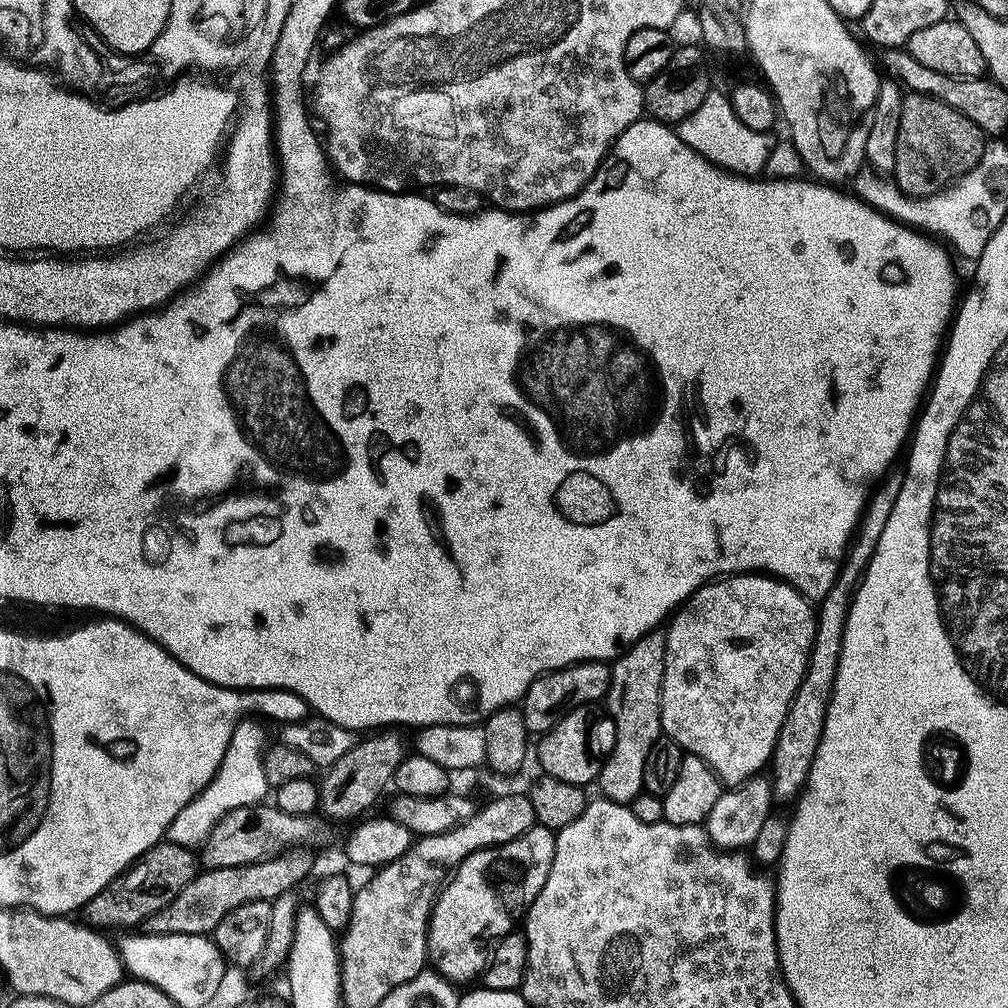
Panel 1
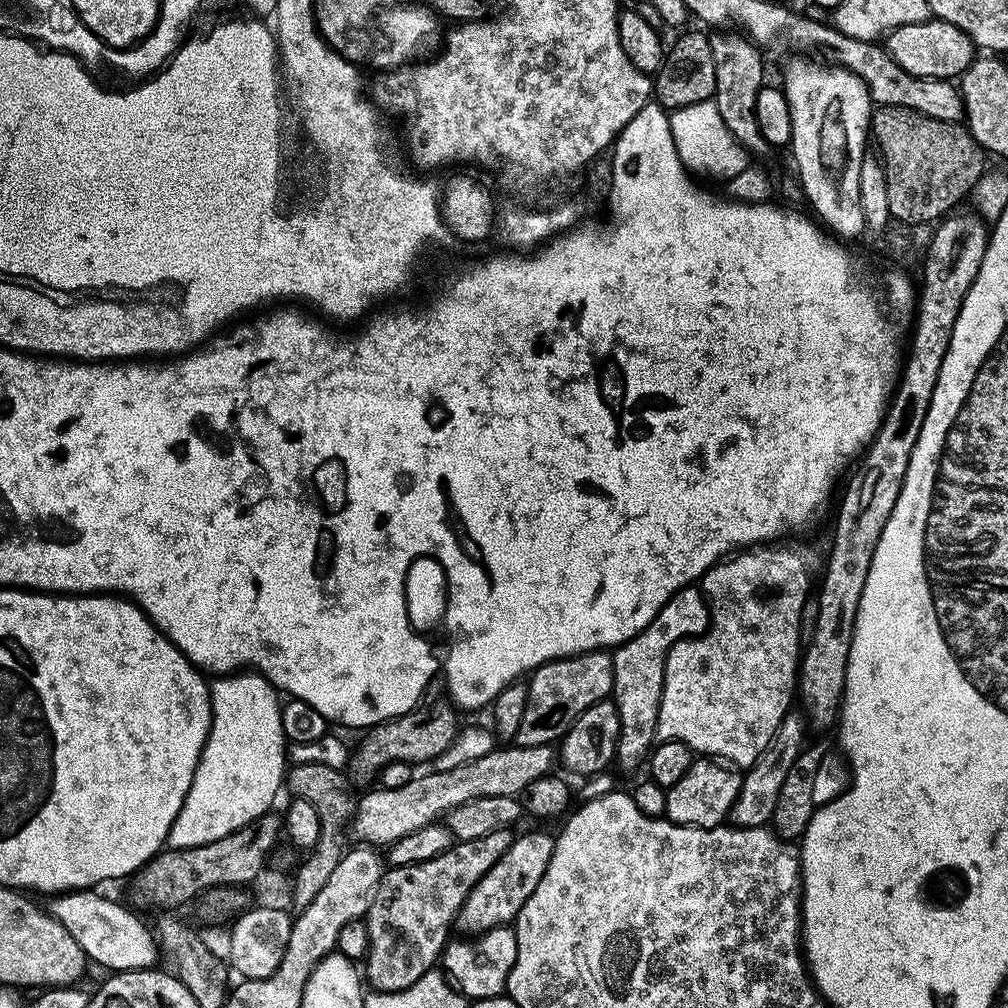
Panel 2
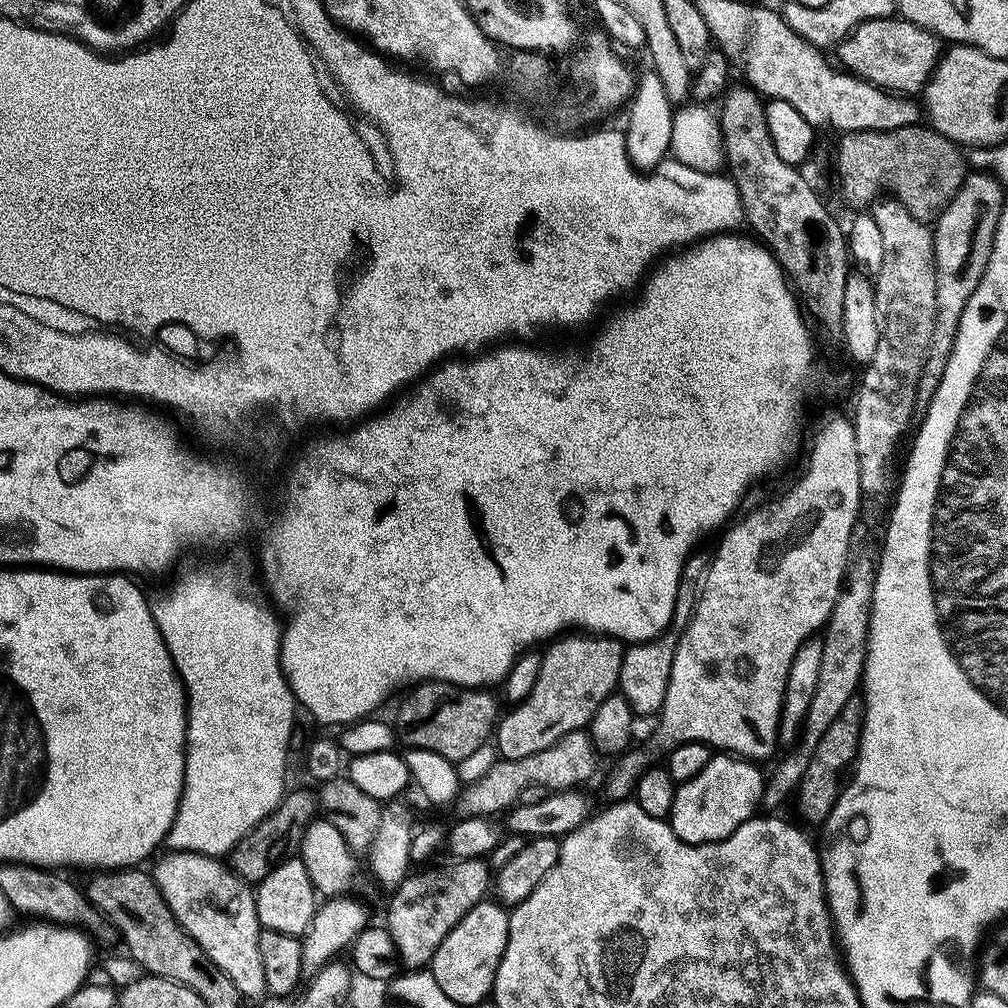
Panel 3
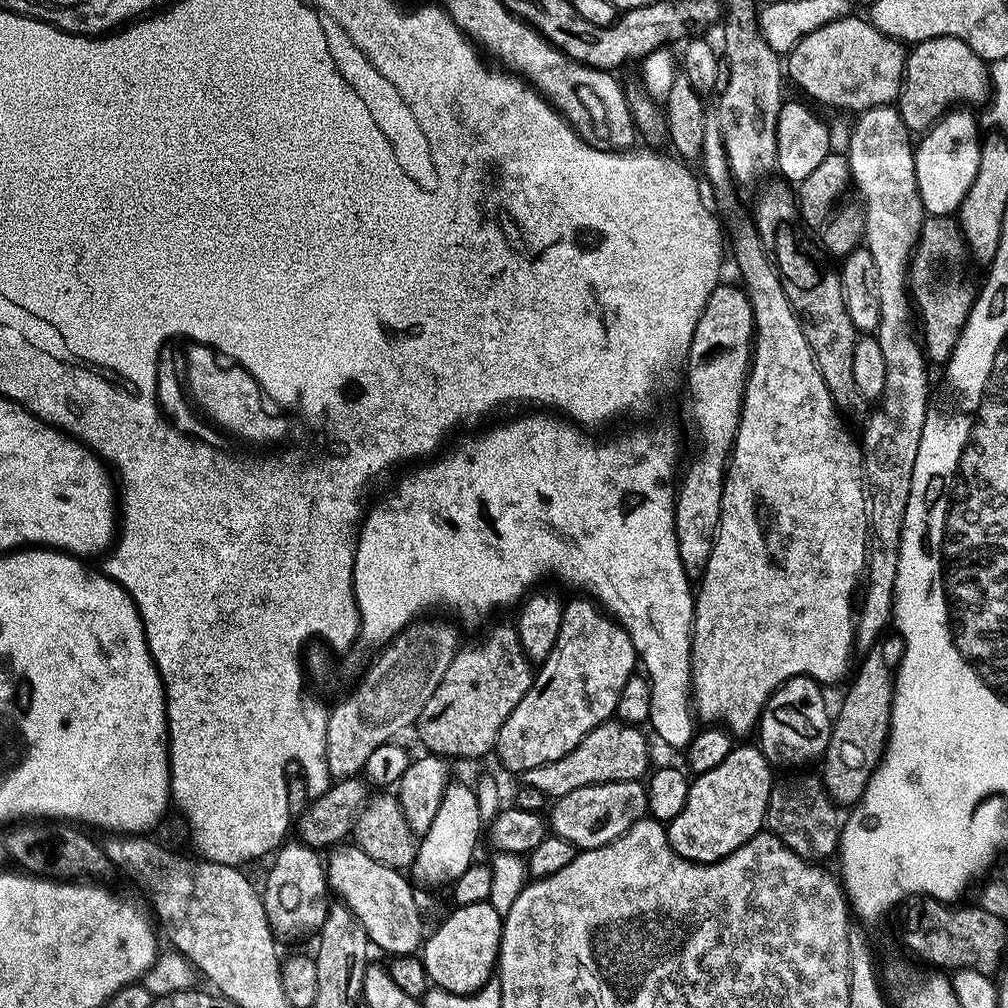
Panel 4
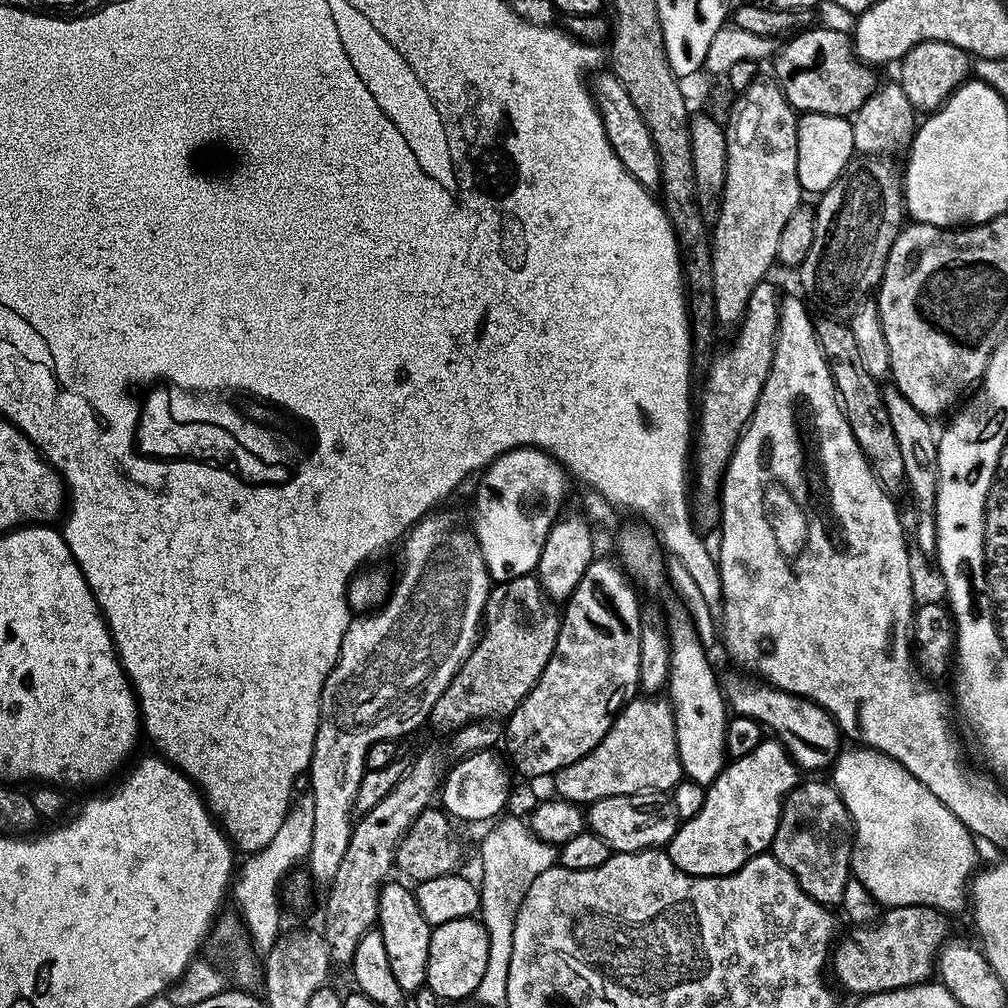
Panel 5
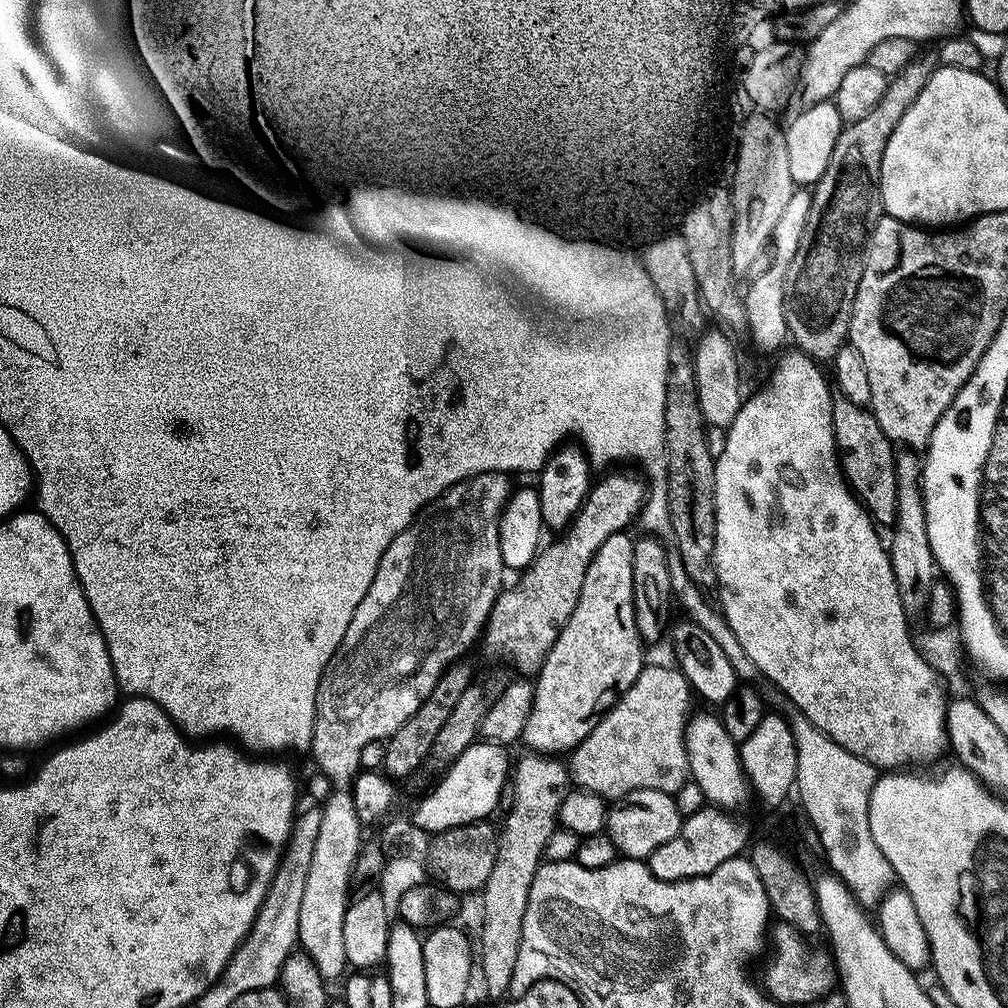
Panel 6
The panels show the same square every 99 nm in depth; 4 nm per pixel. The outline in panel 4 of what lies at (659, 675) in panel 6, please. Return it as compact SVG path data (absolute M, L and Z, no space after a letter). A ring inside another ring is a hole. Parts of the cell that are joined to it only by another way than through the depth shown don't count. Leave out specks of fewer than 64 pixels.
M609 722L598 726L581 742L578 750L574 750L566 758L562 758L558 762L550 762L546 766L538 766L538 770L523 773L523 783L534 790L542 790L542 794L546 794L553 801L557 801L563 796L573 794L574 790L581 790L583 787L594 787L604 783L637 783L643 781L649 775L648 763L651 762L652 756L648 753L648 740L640 732L643 731L639 727L619 722Z

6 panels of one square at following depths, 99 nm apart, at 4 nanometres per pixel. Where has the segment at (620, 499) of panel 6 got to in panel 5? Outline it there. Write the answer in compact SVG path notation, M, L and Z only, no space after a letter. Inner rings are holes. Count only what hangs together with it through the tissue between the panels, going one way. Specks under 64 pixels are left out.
M535 575L493 587L476 648L434 706L431 727L455 734L471 724L507 721L522 707L542 678L558 642L561 617L551 616L548 608L549 601Z

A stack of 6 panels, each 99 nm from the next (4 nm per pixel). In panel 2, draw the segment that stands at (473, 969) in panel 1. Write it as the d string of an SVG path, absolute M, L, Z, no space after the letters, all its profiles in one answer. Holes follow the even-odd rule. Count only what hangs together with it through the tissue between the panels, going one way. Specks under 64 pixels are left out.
M532 832L513 843L512 849L505 854L502 862L490 870L478 882L478 886L470 894L470 898L464 903L464 909L460 911L458 928L469 932L469 937L476 938L486 932L493 932L496 928L506 928L515 925L520 912L530 902L534 890L546 878L546 870L554 858L556 849L555 839L544 832Z

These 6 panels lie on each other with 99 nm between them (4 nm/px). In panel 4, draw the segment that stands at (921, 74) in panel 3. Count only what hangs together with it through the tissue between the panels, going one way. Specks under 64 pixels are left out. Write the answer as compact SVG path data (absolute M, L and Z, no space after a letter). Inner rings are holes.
M853 14L846 20L835 20L830 26L822 26L822 30L810 34L787 57L786 72L791 83L793 80L809 96L809 101L817 100L832 108L845 108L848 112L863 114L871 108L886 108L899 101L910 52L903 43L878 31L876 25L867 19L859 20L858 16Z

